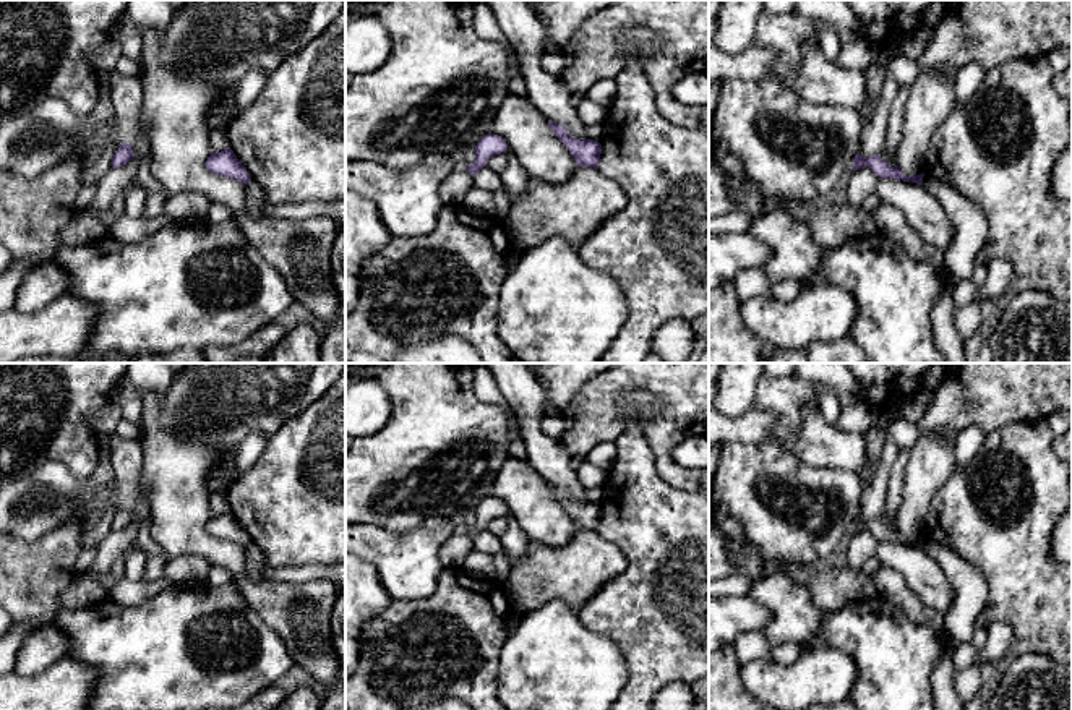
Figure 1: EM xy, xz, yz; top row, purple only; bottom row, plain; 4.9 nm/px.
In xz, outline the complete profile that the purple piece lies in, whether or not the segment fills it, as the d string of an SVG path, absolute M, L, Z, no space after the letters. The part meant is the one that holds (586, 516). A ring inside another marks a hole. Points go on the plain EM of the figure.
M548 483L548 490L555 496L555 499L569 512L577 530L589 530L589 532L598 530L602 517L602 507L598 504L576 503L566 494L563 488L551 483Z

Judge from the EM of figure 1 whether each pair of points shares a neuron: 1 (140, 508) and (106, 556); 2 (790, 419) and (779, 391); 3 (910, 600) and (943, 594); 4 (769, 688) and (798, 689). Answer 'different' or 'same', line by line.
1: same
2: same
3: different
4: same

